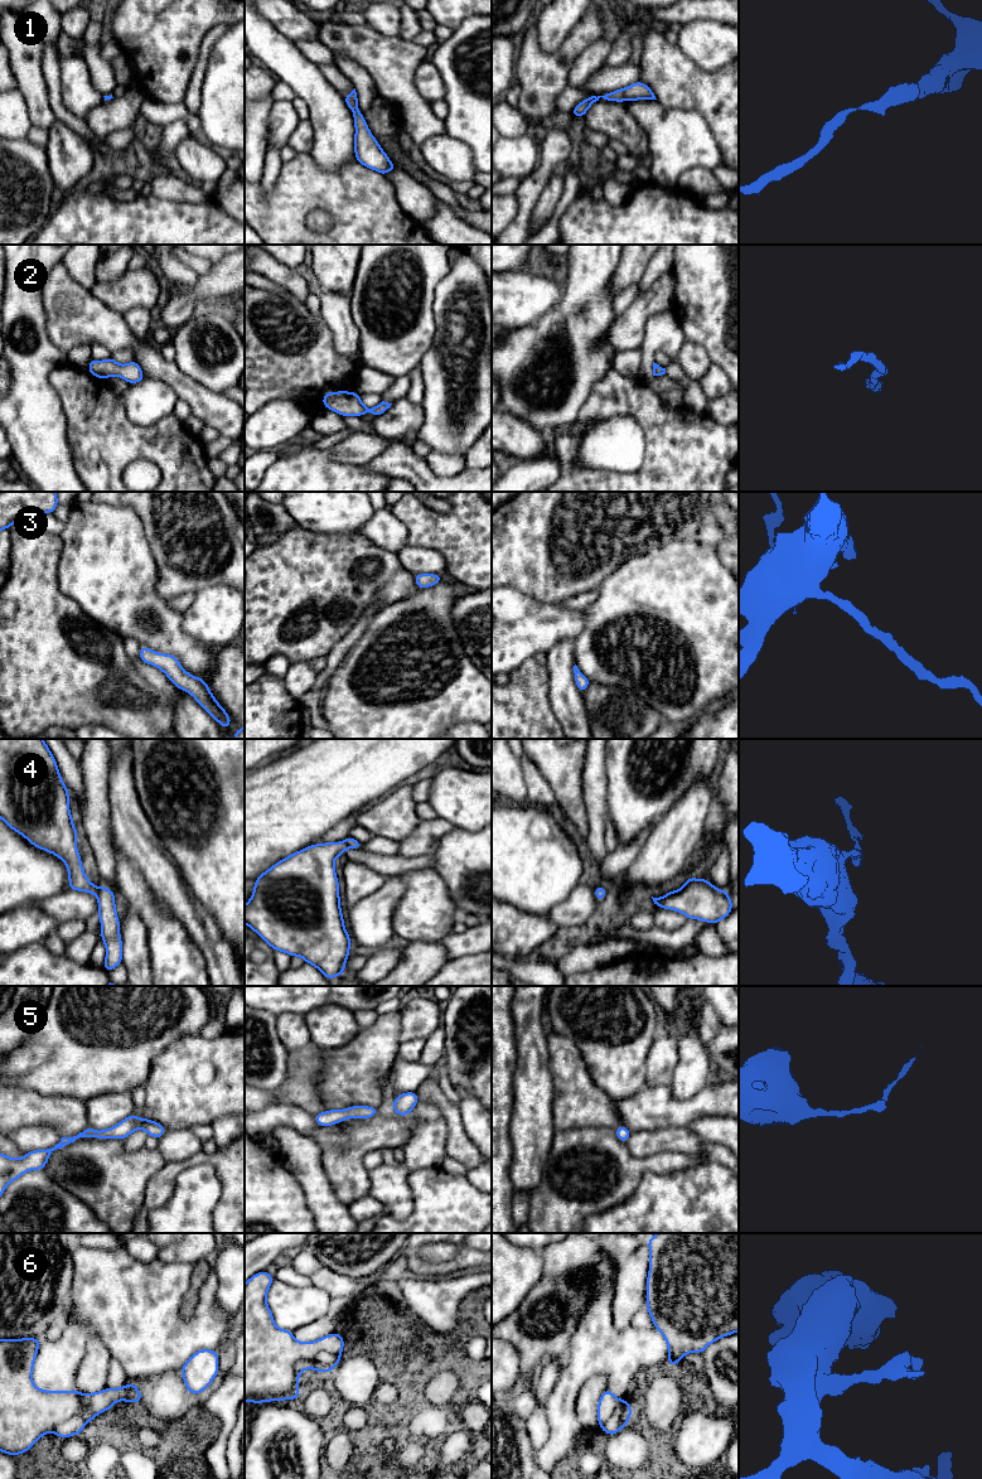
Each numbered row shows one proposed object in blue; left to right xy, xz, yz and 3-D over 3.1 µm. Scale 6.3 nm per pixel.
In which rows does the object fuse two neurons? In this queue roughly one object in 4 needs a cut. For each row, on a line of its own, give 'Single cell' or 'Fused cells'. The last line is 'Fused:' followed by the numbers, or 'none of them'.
1: Single cell
2: Single cell
3: Single cell
4: Fused cells
5: Single cell
6: Fused cells
Fused: 4, 6

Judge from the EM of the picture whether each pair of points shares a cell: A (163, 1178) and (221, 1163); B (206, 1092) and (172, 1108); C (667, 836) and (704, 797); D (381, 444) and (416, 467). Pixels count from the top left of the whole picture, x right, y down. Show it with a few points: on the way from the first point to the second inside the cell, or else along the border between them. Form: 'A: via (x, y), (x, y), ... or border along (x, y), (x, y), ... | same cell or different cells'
A: via (177, 1168), (196, 1159), (207, 1159) | same cell
B: via (197, 1092), (188, 1092), (180, 1100) | same cell
C: via (677, 826), (693, 807) | same cell
D: border along (395, 441), (362, 464) | different cells

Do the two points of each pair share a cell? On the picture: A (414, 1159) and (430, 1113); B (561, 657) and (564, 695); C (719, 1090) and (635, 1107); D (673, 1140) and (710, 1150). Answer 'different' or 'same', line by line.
A: same
B: same
C: same
D: same

